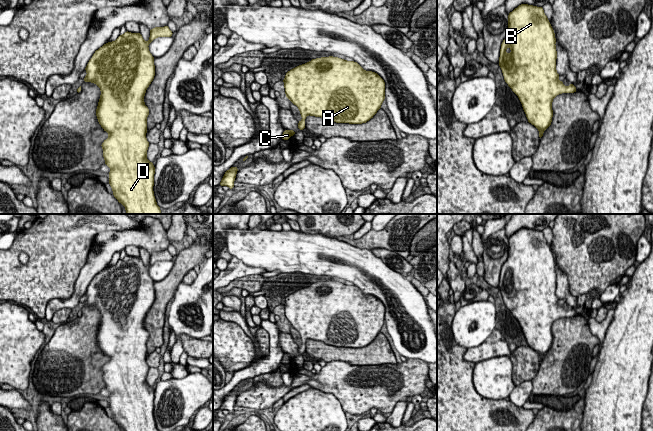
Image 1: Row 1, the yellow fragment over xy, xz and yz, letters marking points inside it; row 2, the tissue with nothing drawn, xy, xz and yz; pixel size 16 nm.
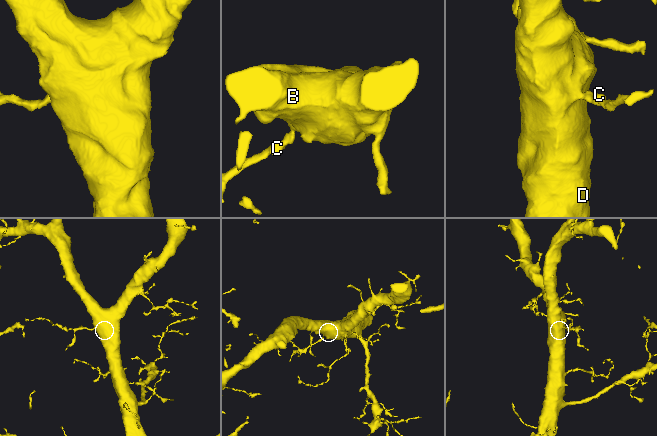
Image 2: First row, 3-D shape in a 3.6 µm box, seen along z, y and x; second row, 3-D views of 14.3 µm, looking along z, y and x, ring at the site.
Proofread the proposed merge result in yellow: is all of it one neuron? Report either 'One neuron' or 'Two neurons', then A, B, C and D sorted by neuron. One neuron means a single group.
One neuron. Groups: A B C D

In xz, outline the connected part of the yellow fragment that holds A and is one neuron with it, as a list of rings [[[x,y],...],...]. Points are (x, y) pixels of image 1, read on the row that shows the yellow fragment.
[[[333,56],[312,59],[291,69],[283,82],[286,97],[299,108],[302,116],[298,123],[301,131],[308,115],[336,123],[366,123],[385,99],[385,82],[377,73],[363,70],[357,62]]]

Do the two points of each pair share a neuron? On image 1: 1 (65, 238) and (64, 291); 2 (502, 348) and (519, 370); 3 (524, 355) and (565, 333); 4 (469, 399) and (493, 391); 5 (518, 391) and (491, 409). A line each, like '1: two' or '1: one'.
1: one
2: two
3: two
4: two
5: two

